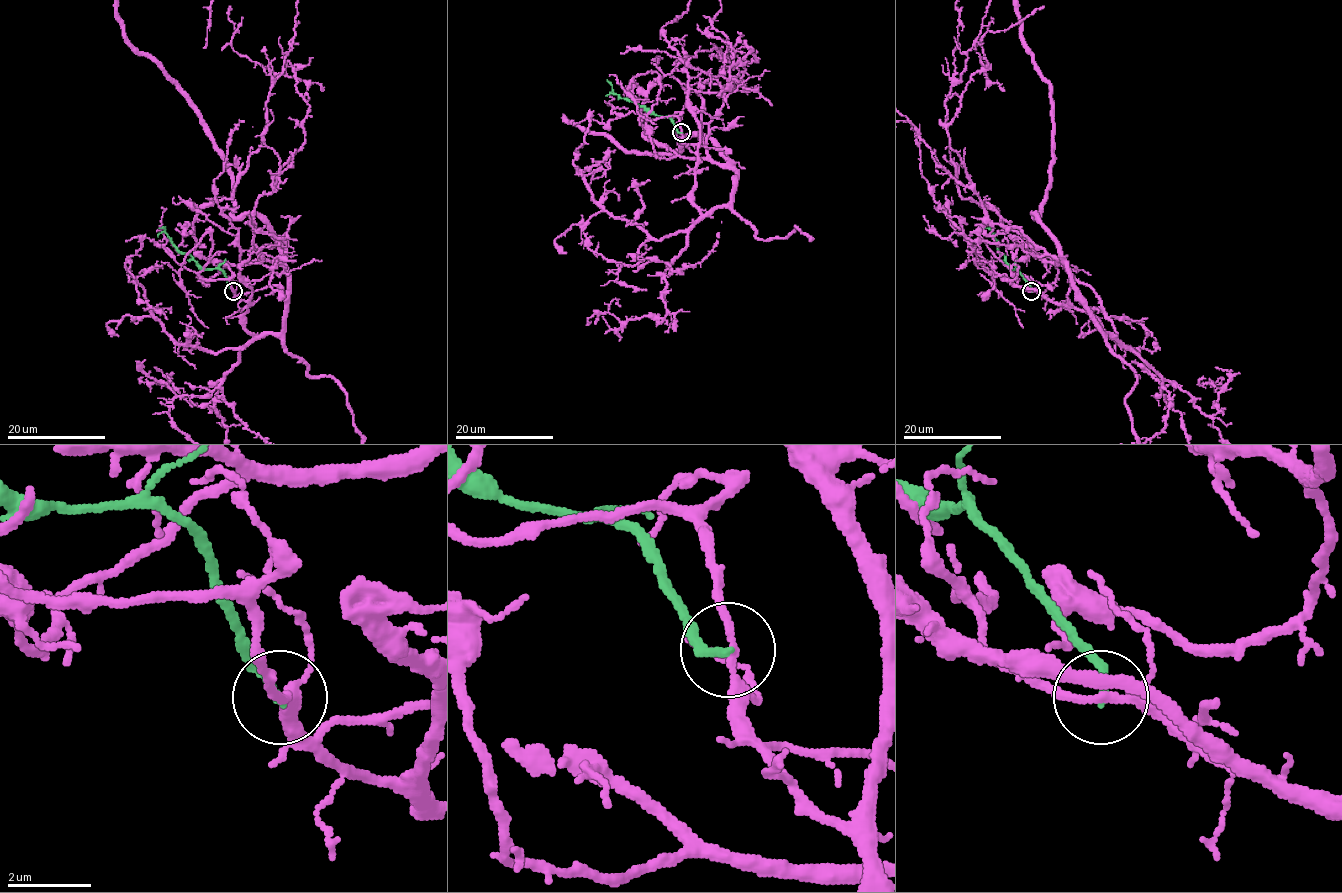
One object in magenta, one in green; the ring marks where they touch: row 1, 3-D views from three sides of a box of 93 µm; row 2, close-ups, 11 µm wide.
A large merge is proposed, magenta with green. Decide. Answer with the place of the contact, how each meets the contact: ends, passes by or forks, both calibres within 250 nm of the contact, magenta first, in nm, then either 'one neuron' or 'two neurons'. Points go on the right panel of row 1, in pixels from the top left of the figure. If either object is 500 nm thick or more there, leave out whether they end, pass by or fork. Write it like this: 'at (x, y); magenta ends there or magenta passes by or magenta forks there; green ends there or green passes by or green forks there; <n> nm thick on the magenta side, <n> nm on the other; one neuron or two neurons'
at (1031, 291); magenta passes by; green ends there; 200 nm thick on the magenta side, 190 nm on the other; two neurons

